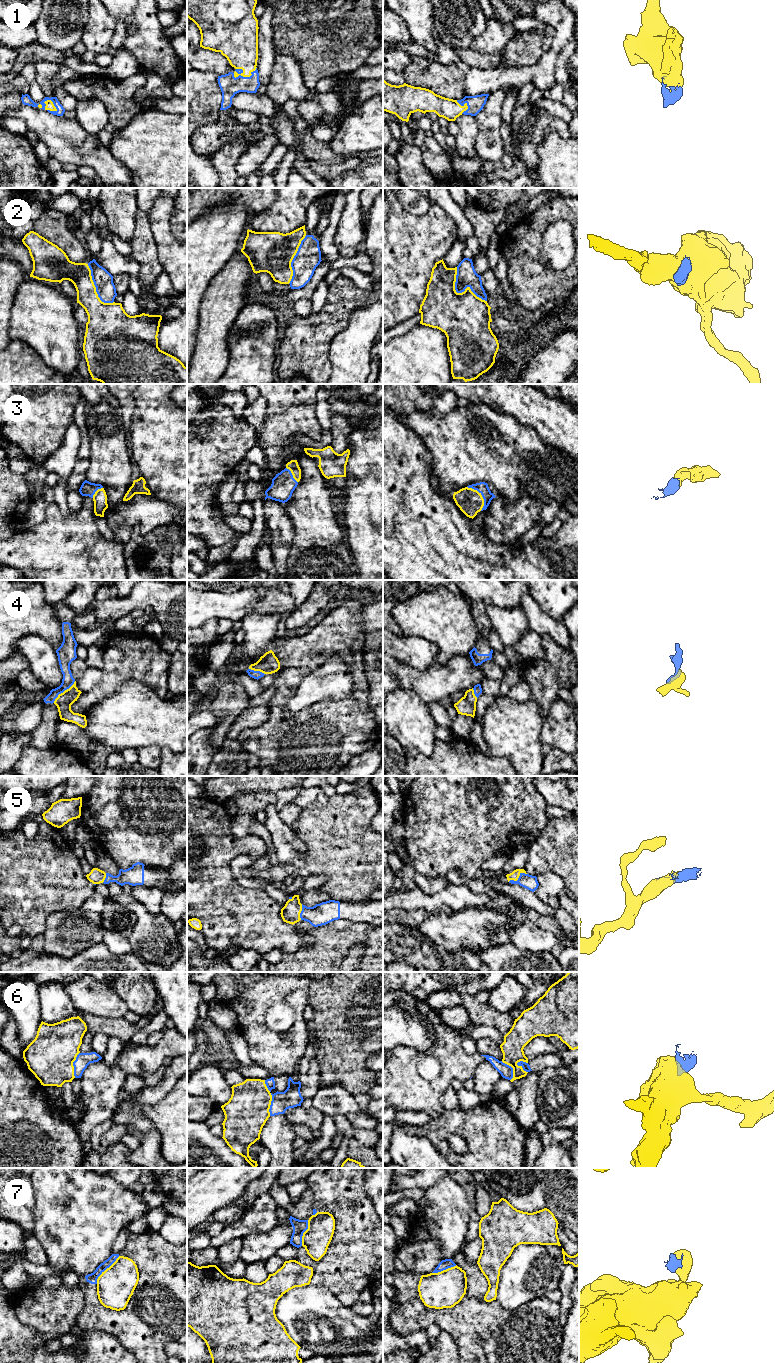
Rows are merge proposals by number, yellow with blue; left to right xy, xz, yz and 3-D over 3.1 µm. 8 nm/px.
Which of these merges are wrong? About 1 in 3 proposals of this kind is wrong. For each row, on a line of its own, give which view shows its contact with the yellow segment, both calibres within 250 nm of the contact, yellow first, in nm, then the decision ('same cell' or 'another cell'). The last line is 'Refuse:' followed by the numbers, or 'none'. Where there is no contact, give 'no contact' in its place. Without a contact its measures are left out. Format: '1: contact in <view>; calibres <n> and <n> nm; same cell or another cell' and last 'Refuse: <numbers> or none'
1: contact in xz; calibres 280 and 160 nm; same cell
2: contact in yz; calibres 400 and 160 nm; another cell
3: contact in yz; calibres 200 and 90 nm; same cell
4: contact in xy; calibres 130 and 100 nm; same cell
5: contact in yz; calibres 70 and 120 nm; same cell
6: contact in xy; calibres 380 and 110 nm; another cell
7: contact in xy; calibres 300 and 80 nm; another cell
Refuse: 2, 6, 7

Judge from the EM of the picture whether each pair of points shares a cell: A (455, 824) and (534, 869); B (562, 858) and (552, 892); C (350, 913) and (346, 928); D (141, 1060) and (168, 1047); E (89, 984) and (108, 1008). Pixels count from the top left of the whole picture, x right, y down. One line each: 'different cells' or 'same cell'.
A: different cells
B: different cells
C: different cells
D: same cell
E: same cell

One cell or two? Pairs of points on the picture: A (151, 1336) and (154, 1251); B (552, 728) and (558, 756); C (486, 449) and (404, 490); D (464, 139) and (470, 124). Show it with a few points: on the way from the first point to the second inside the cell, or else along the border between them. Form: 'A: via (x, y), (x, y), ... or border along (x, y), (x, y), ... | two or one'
A: via (154, 1315), (154, 1272) | one
B: border along (552, 747), (557, 747), (568, 754) | two
C: border along (426, 450), (429, 454), (430, 473) | two
D: via (467, 135), (468, 128) | one

